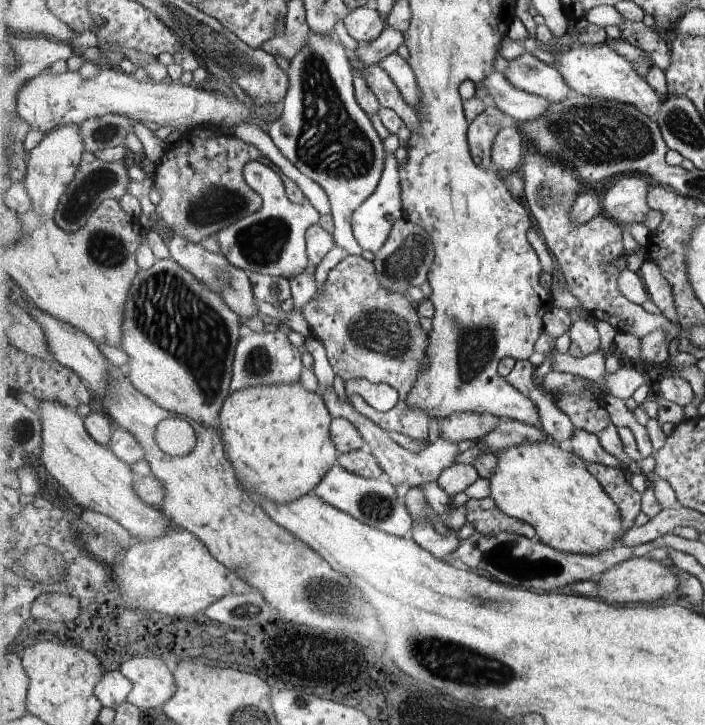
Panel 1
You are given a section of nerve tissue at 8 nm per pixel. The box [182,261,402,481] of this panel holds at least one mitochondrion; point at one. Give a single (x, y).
(257, 364)

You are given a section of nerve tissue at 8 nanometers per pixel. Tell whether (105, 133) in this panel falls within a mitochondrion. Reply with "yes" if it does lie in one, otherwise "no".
yes

